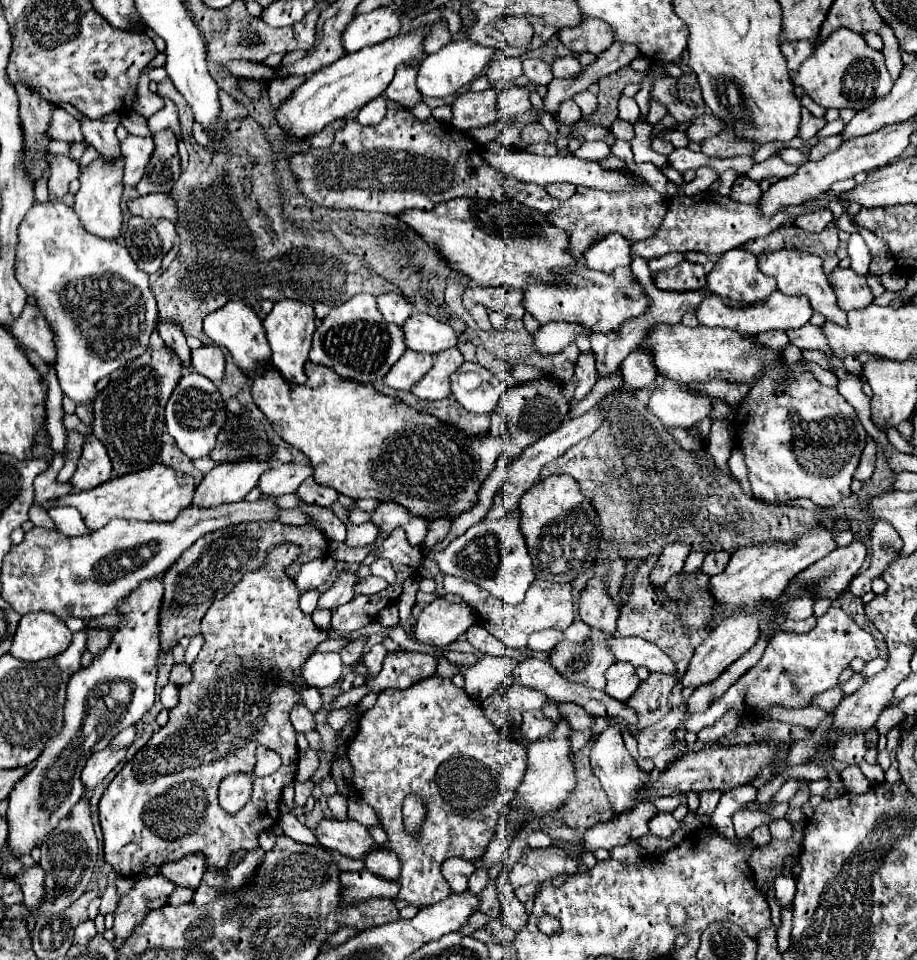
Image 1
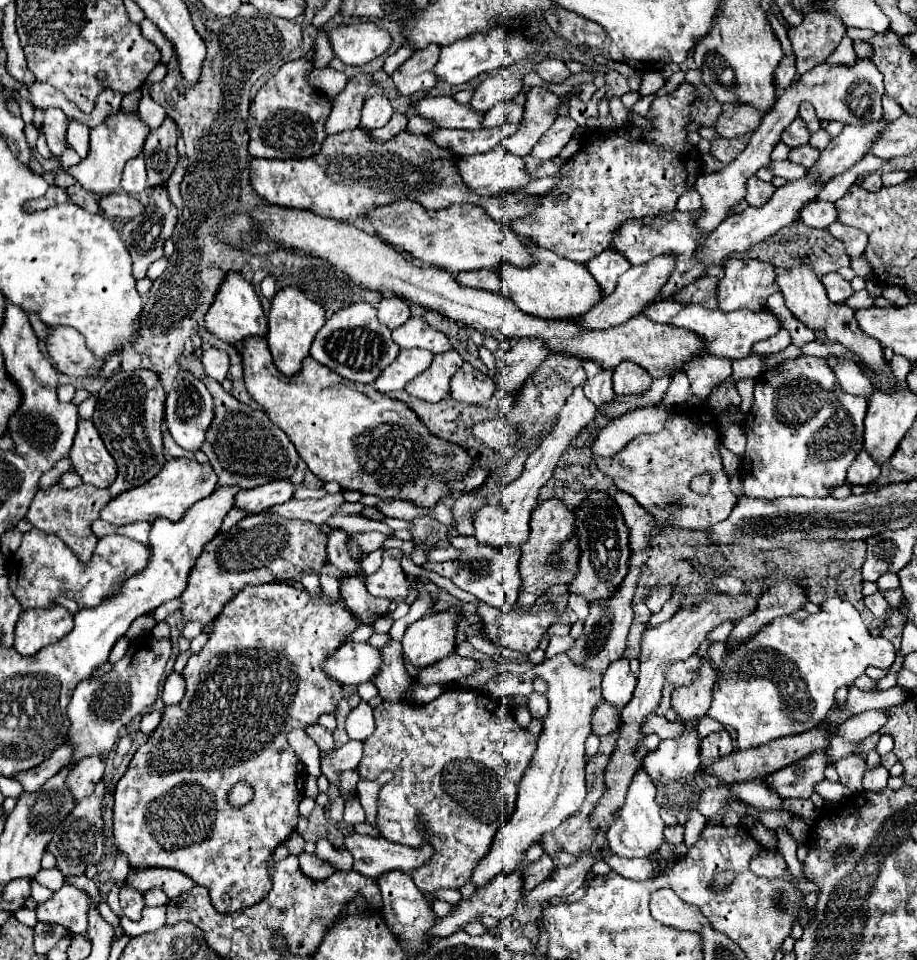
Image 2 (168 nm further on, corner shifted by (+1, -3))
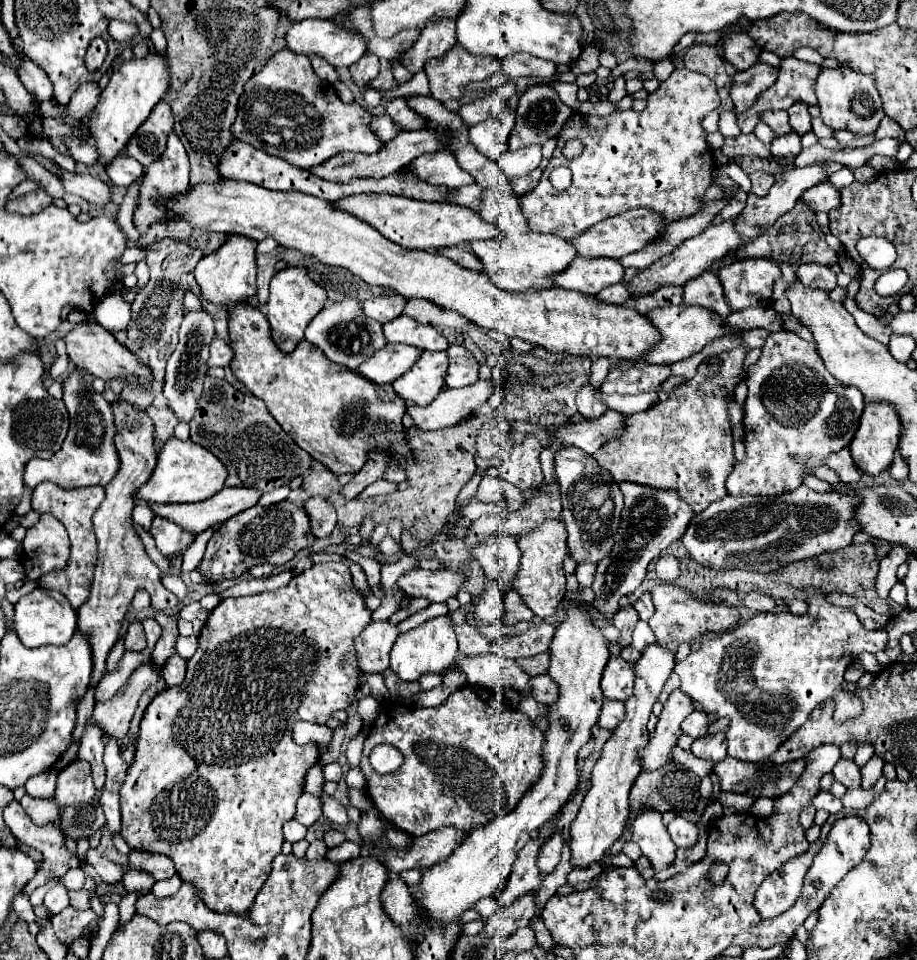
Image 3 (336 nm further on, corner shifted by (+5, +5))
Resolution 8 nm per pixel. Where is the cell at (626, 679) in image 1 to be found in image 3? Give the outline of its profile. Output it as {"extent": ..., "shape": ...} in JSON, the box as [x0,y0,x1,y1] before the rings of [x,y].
{"extent":[602,655,634,701],"shape":[[[612,655],[606,663],[602,675],[602,691],[606,699],[626,701],[632,695],[634,687],[634,671],[632,667],[618,655]]]}

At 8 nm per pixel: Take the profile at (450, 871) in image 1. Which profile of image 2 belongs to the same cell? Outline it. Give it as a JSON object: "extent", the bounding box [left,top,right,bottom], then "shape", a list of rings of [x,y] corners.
{"extent":[430,889,462,903],"shape":[[[438,889],[434,893],[430,893],[432,899],[440,899],[440,901],[448,901],[448,903],[458,903],[458,899],[462,899],[458,889]]]}

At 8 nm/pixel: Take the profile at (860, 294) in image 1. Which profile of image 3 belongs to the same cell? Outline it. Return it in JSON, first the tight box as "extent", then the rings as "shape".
{"extent":[796,265,836,291],"shape":[[[800,265],[796,275],[810,287],[818,287],[824,291],[832,291],[836,287],[836,273],[826,265]]]}

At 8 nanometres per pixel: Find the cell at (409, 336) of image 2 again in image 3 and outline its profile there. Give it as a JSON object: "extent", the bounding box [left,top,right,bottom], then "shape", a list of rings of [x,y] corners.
{"extent":[384,315,446,351],"shape":[[[400,315],[394,321],[384,325],[384,335],[390,343],[406,343],[414,347],[422,347],[426,351],[446,351],[446,337],[432,325],[418,323],[414,317]]]}

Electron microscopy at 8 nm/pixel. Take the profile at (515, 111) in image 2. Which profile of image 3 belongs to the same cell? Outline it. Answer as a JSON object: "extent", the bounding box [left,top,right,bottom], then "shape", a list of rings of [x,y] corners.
{"extent":[468,107,516,161],"shape":[[[504,107],[502,113],[494,119],[484,119],[482,123],[476,123],[468,129],[470,141],[482,151],[486,157],[498,161],[502,153],[508,149],[508,135],[514,127],[516,109]]]}

